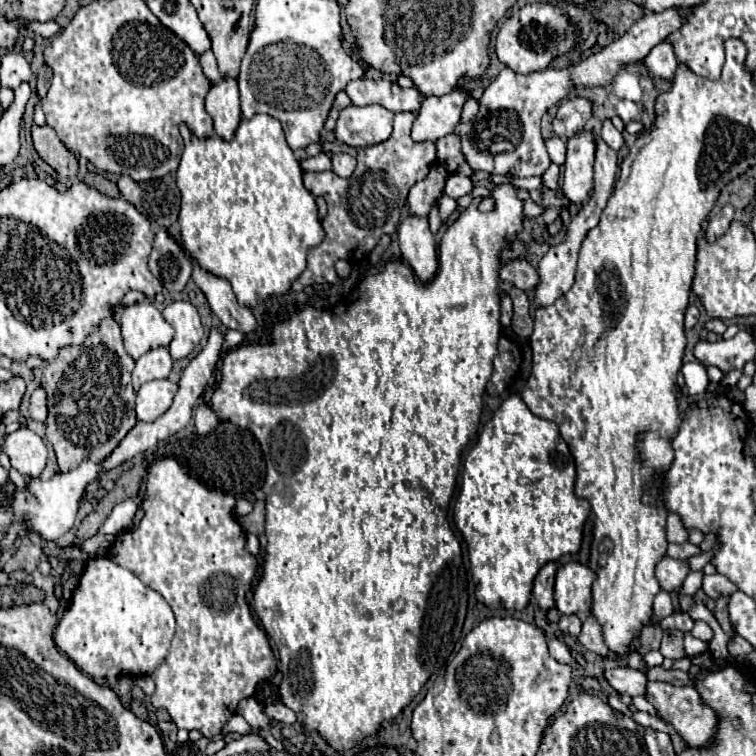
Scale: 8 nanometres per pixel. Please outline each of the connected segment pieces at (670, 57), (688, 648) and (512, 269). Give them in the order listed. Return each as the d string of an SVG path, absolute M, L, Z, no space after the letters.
M661 42L657 44L645 58L643 64L647 68L649 78L657 78L657 80L667 80L671 82L677 70L677 62L675 62L675 52L671 50L669 42Z
M689 632L685 634L685 656L691 656L691 654L697 654L699 648L705 648L705 642L693 638Z
M523 258L511 260L511 262L503 264L501 270L499 270L499 278L503 282L507 282L507 284L517 286L519 290L531 290L539 282L537 270L527 260L523 260Z

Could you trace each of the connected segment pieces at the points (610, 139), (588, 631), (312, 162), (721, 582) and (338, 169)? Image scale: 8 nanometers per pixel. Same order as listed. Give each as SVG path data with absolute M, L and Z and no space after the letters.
M603 120L601 138L603 138L613 150L619 150L619 148L623 146L623 136L621 136L619 130L615 130L615 126L611 124L611 120Z
M591 616L583 622L583 630L581 630L581 634L579 634L579 642L581 642L585 648L589 648L591 652L599 654L599 656L607 656L607 658L611 658L611 660L619 660L617 654L611 654L611 652L607 650L605 642L603 642L603 636L601 636L601 628L599 628L599 624L595 622L595 618L591 618Z
M321 152L321 154L313 156L313 158L305 158L301 162L301 168L305 172L325 172L325 170L331 168L331 158L325 152Z
M705 574L701 588L713 600L717 600L719 596L729 596L737 590L737 586L723 574Z
M349 154L333 156L333 172L339 174L341 178L349 178L353 174L355 166L357 166L357 160L353 156L349 156Z

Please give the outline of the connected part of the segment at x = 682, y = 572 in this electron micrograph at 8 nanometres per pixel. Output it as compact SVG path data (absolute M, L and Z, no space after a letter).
M665 556L657 566L655 566L655 578L659 580L661 588L665 592L675 592L681 588L685 576L689 574L689 568L683 560L673 560Z

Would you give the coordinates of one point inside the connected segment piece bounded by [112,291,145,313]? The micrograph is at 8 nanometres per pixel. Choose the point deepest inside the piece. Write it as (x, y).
(131, 297)

